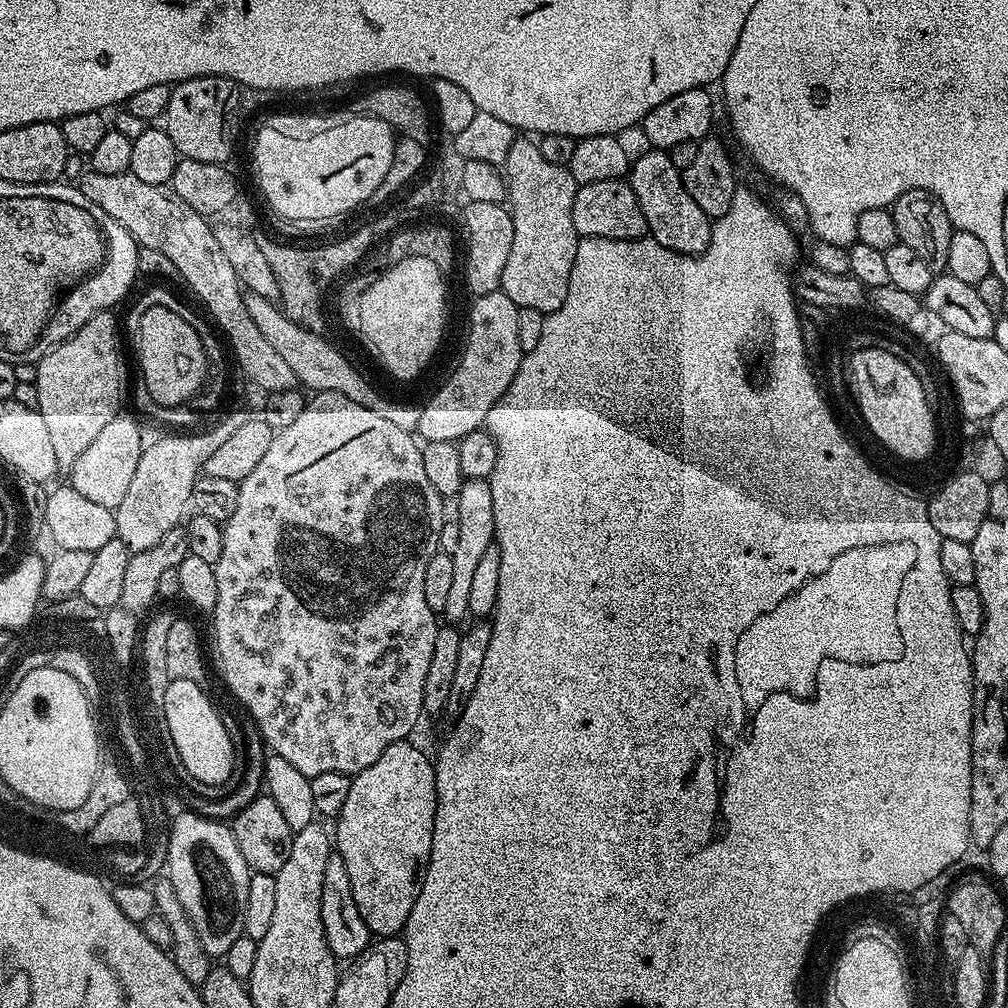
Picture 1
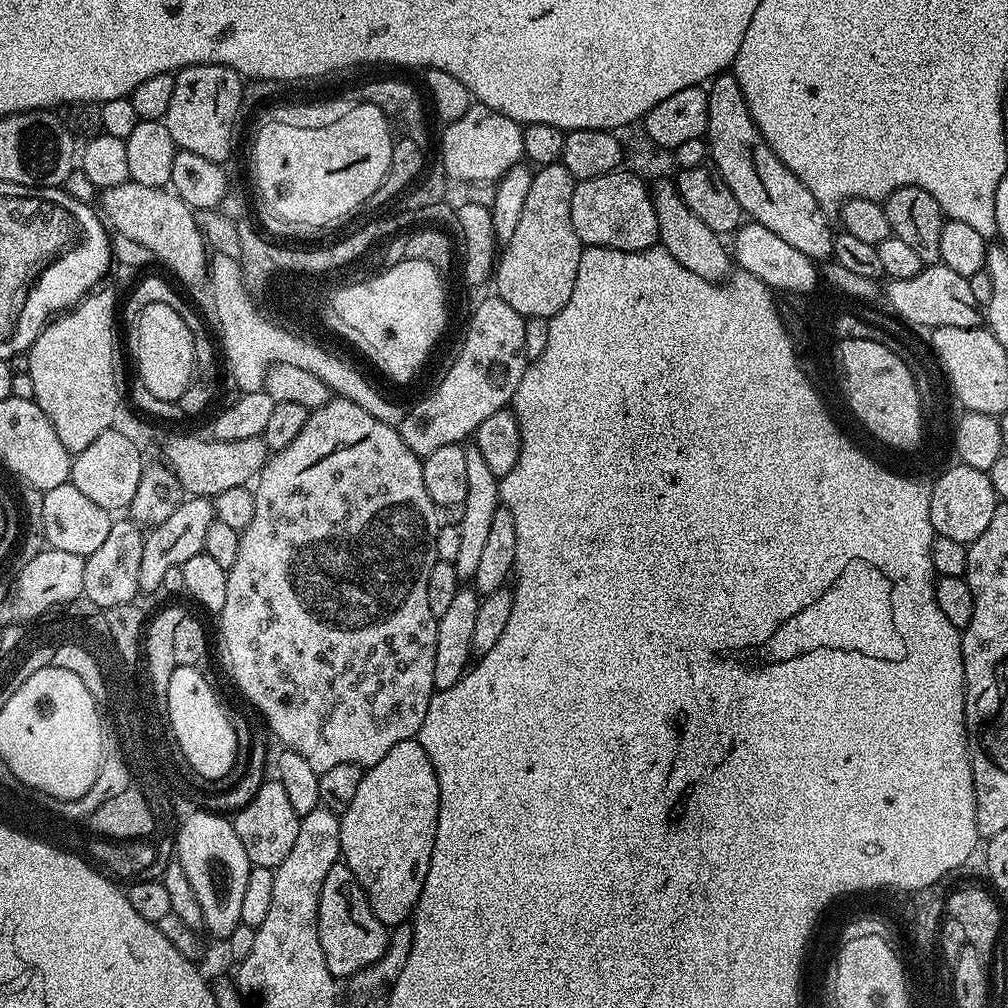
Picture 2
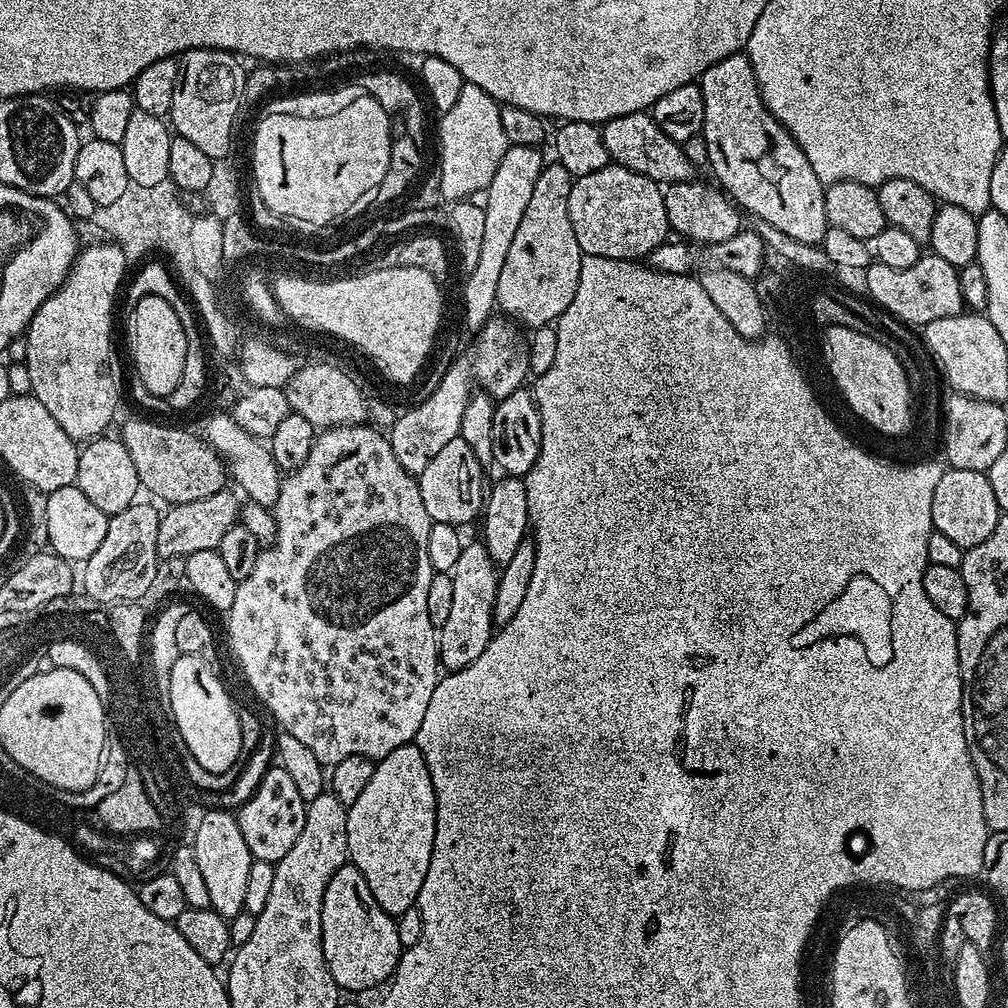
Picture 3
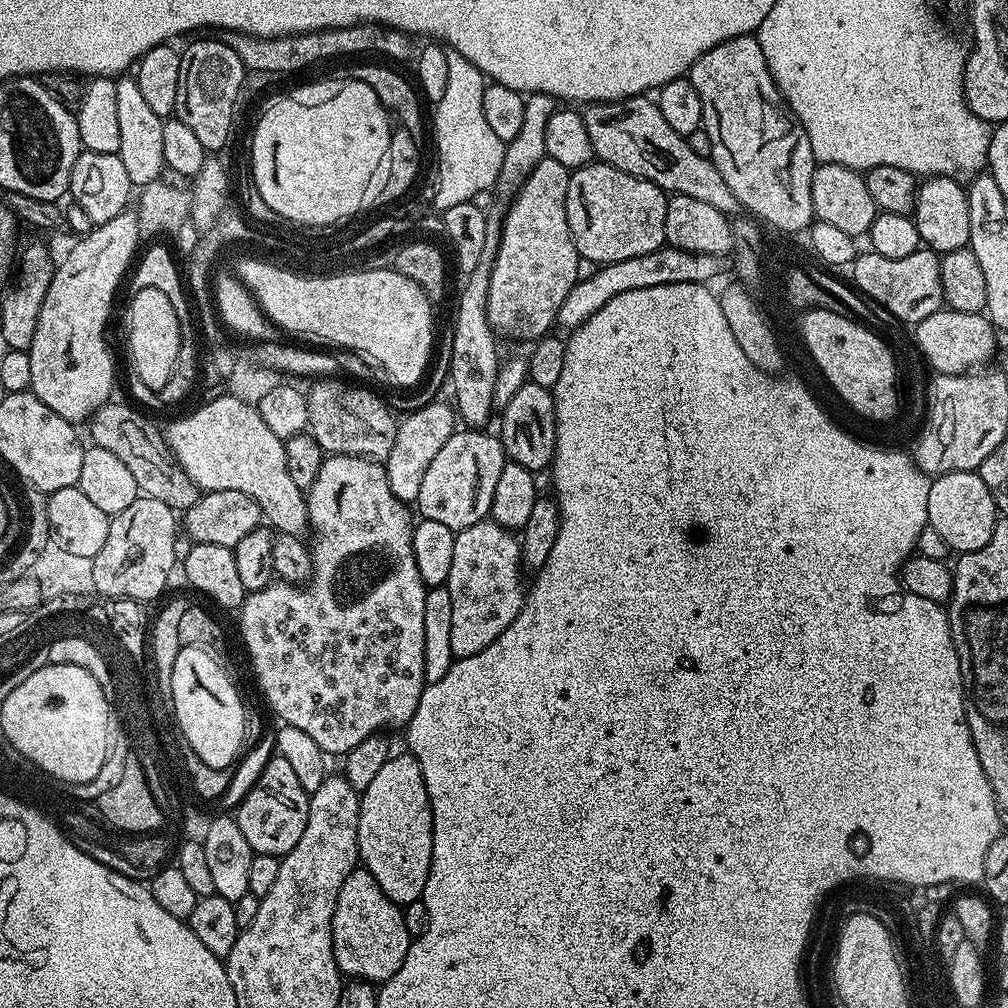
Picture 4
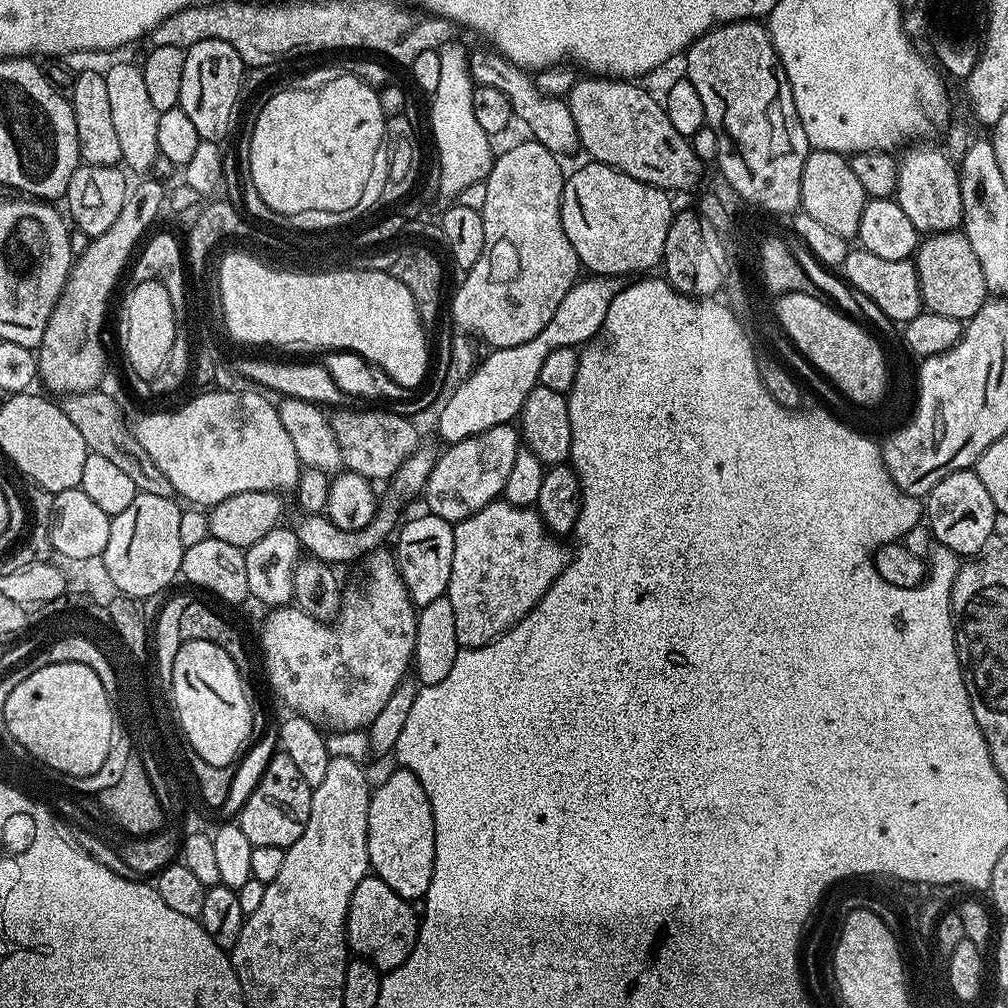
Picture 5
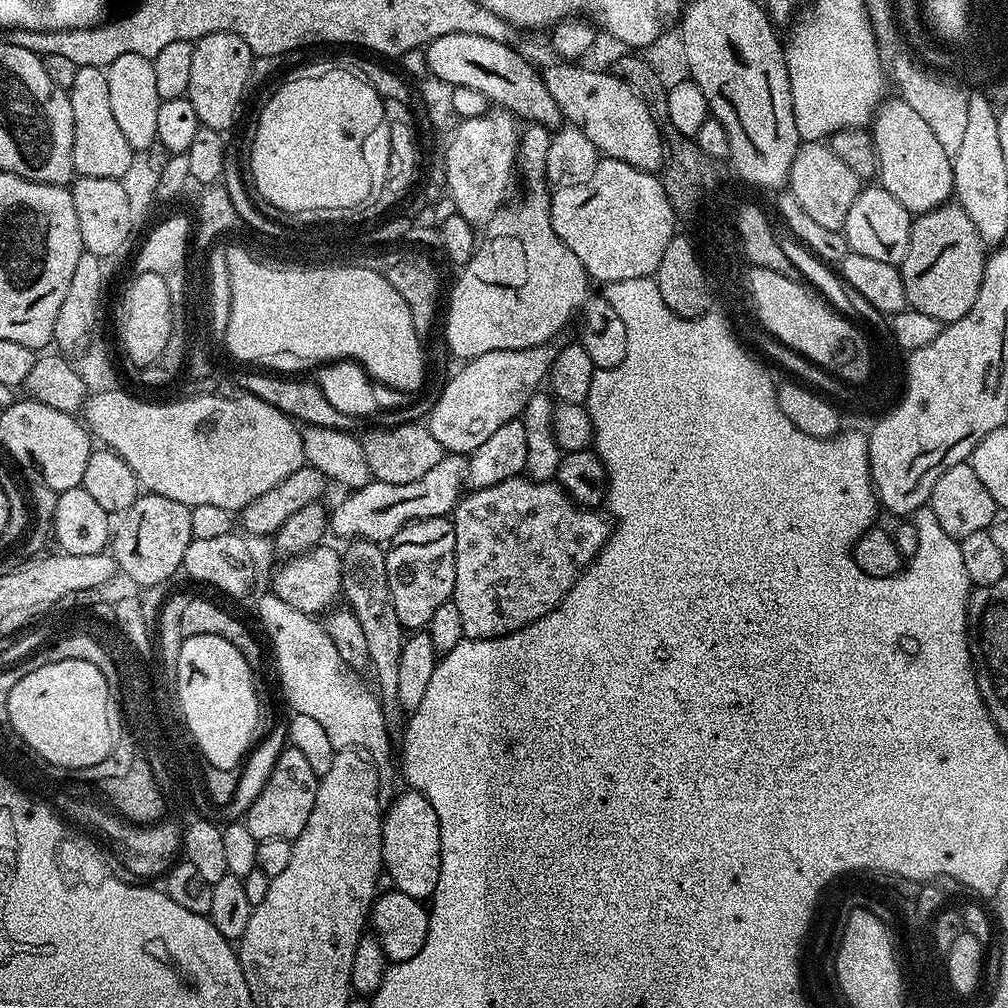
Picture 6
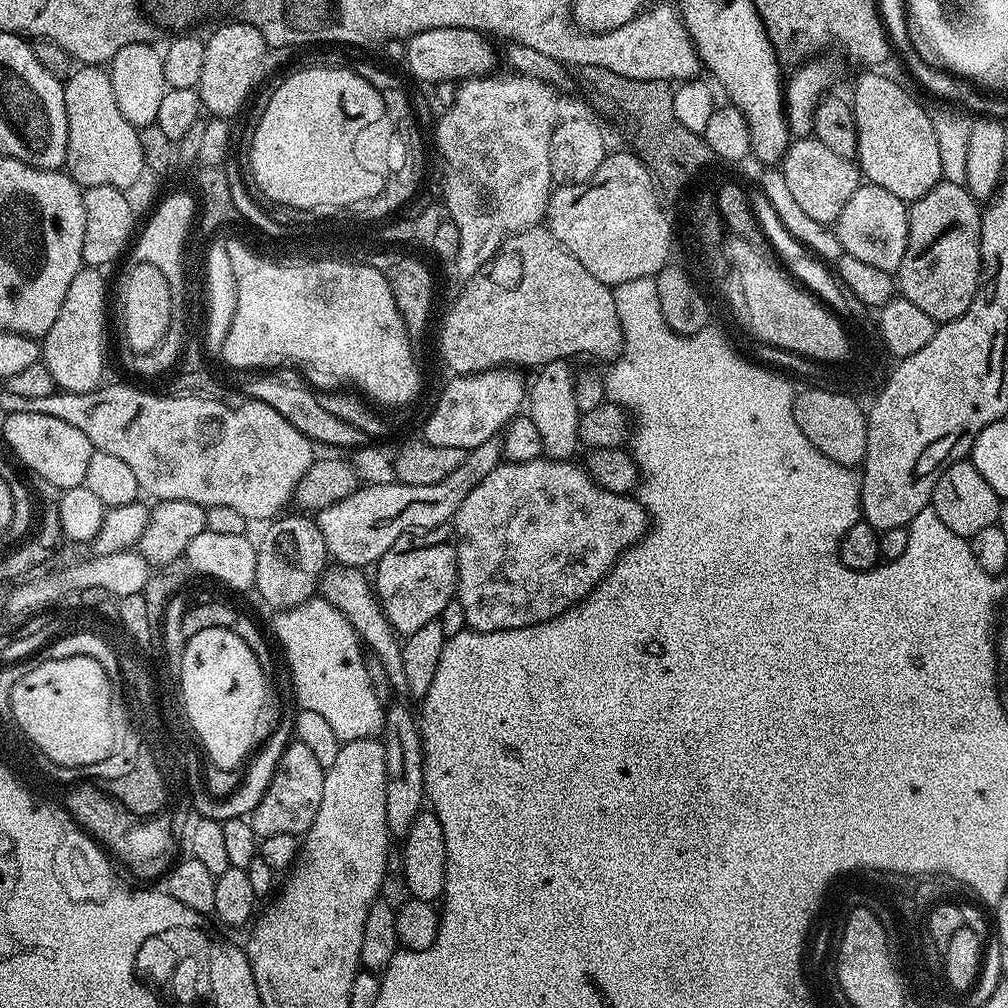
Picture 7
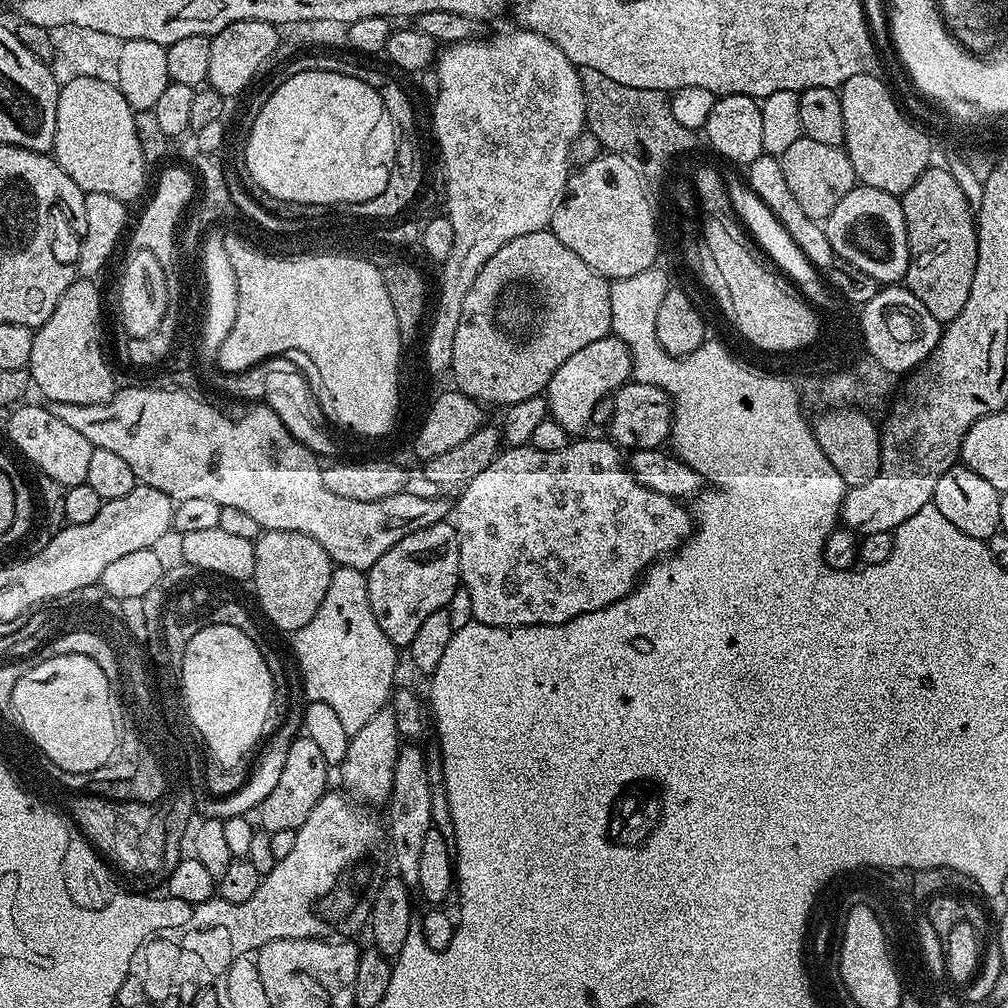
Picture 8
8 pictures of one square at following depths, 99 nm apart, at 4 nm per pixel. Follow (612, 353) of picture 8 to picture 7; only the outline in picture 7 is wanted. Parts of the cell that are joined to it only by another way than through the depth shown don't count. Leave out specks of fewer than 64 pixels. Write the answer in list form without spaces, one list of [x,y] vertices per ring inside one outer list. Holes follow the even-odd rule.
[[[555,360],[545,364],[543,368],[535,373],[536,381],[531,381],[526,392],[526,414],[534,422],[542,437],[543,455],[550,460],[572,460],[575,457],[576,447],[581,447],[580,418],[582,413],[576,401],[576,376],[572,372],[571,363],[568,360]]]

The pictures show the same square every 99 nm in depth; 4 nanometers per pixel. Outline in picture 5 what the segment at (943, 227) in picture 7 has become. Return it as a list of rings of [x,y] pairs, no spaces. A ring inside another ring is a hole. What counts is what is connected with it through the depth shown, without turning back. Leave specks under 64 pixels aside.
[[[963,231],[934,232],[919,241],[914,263],[920,272],[920,293],[927,311],[966,322],[978,314],[989,295],[978,256]]]

